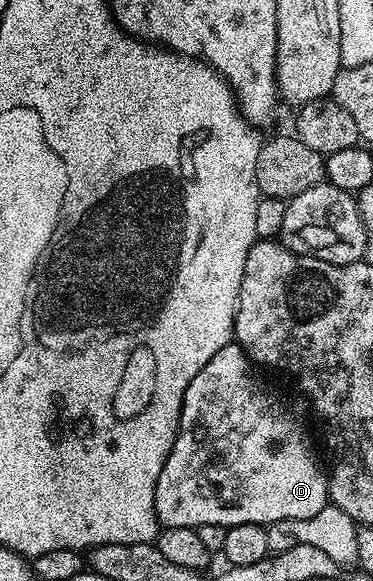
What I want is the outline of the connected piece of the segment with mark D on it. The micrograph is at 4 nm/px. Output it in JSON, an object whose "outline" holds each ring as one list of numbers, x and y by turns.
{"outline":[[231,344,220,348,196,376,192,376,192,384,184,392,184,404,180,412,178,421,178,435,174,441,172,452,168,460,164,460,164,468,160,472,160,480,156,480,156,504,154,511,158,517,159,523,163,527,171,526,180,528,181,526,193,526,195,528,202,525,220,525,227,528,236,524,256,523,258,525,269,525,274,521,286,519,310,519,316,517,318,512,329,503,329,479,319,462,316,460,316,454,312,442,301,422,301,420,258,379,259,371,256,369,250,357,242,351,241,346]]}

